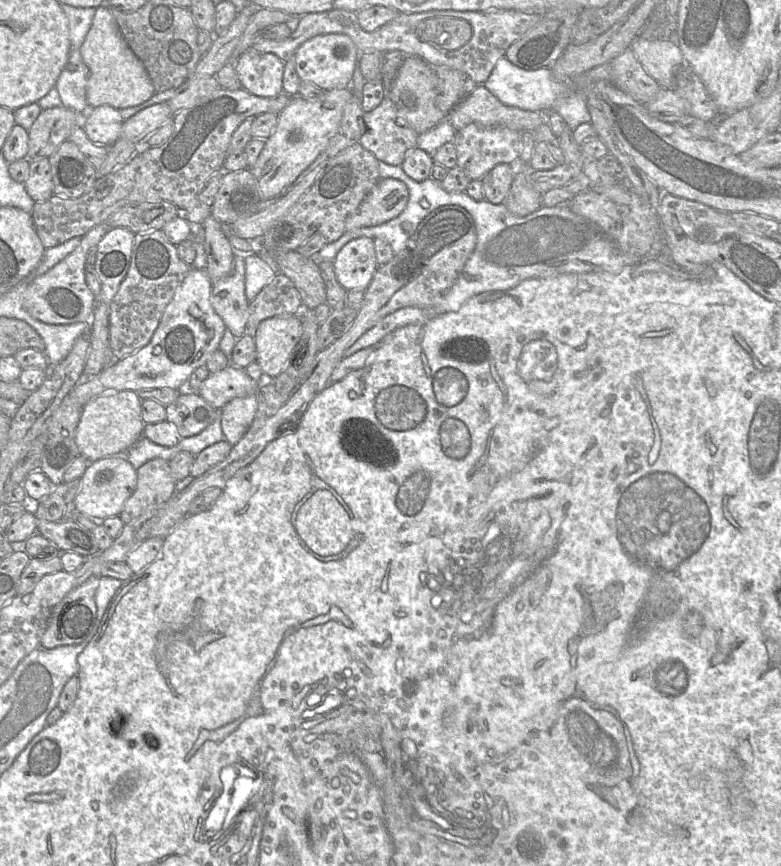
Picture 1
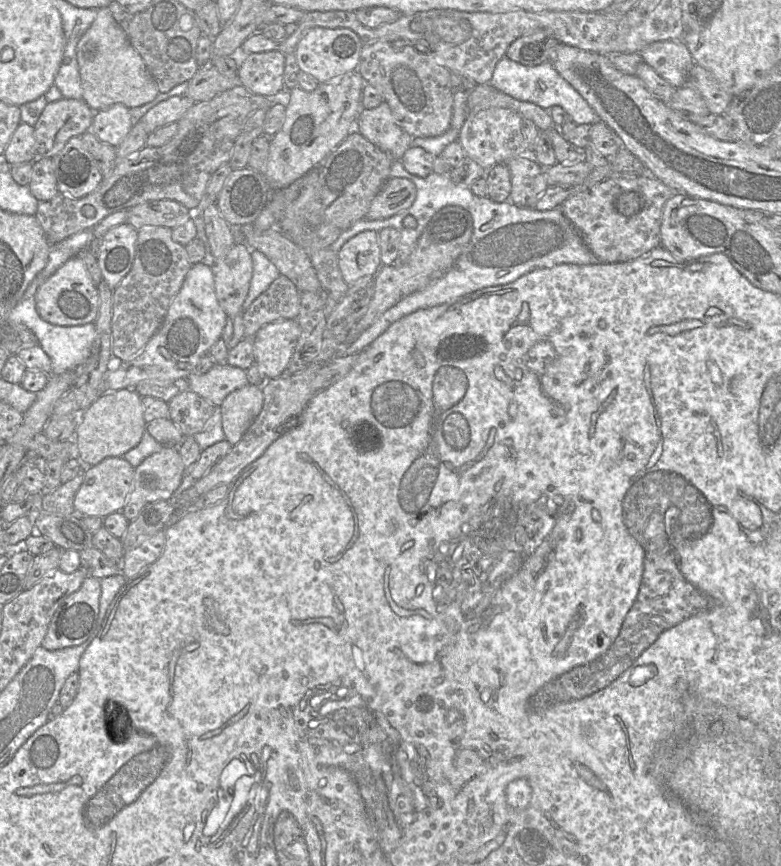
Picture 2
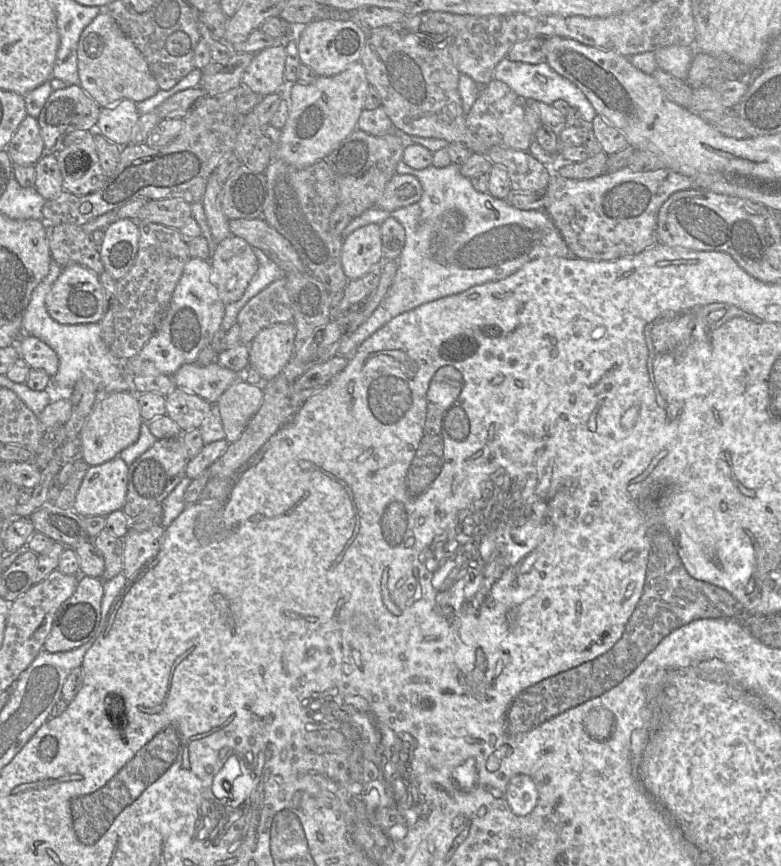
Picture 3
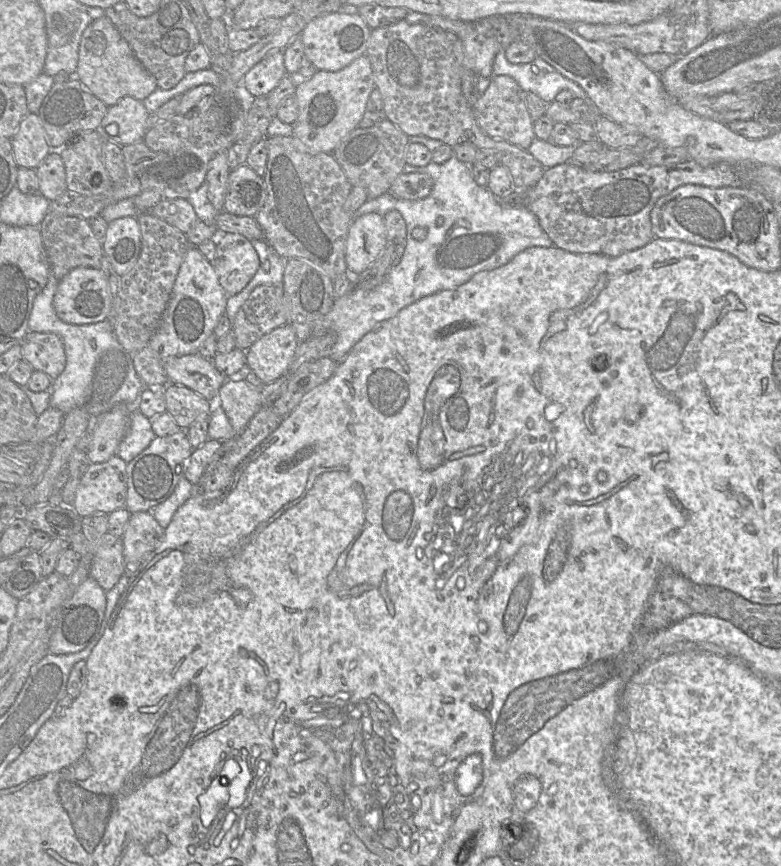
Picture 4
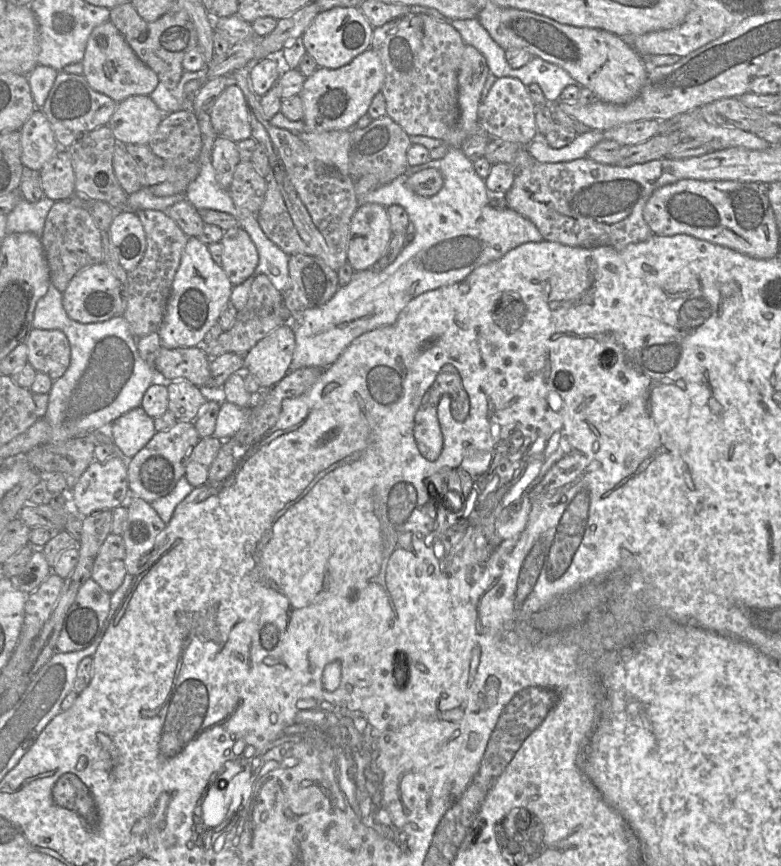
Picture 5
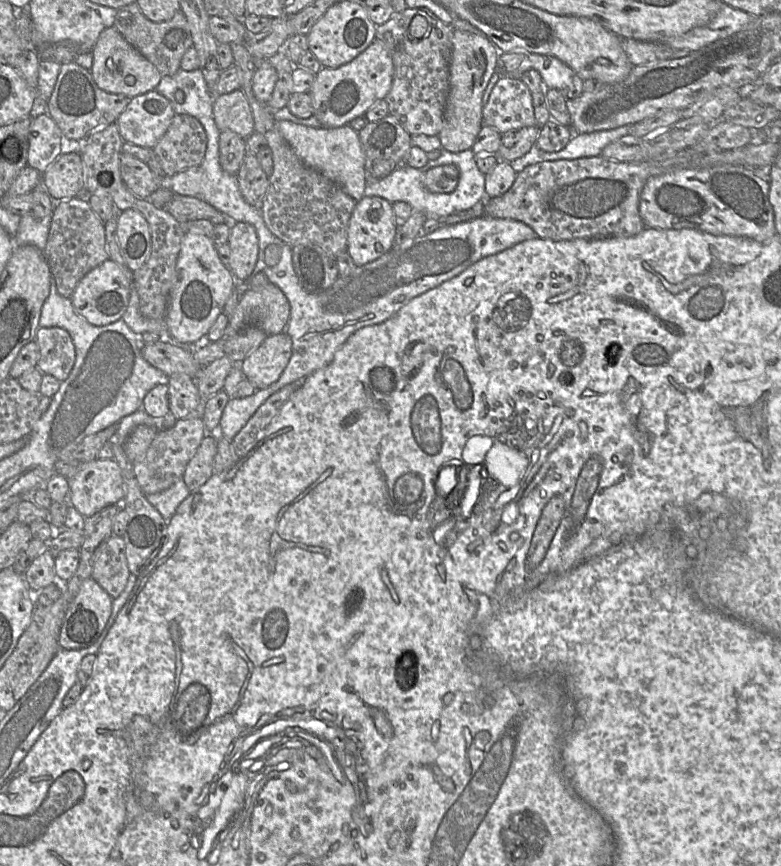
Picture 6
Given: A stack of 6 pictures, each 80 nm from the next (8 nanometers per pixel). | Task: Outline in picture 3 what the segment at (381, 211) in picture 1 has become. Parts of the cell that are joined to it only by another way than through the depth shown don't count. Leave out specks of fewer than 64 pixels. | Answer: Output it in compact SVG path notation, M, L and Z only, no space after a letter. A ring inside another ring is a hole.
M395 174L375 206L391 212L418 202L422 195L422 185L415 176Z

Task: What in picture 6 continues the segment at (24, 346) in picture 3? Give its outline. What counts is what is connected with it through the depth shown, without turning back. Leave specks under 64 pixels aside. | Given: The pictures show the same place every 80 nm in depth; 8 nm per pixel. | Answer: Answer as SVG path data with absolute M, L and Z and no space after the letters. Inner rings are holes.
M39 327L35 341L40 351L37 368L43 374L52 375L60 382L64 381L76 359L76 350L70 334L60 327Z

